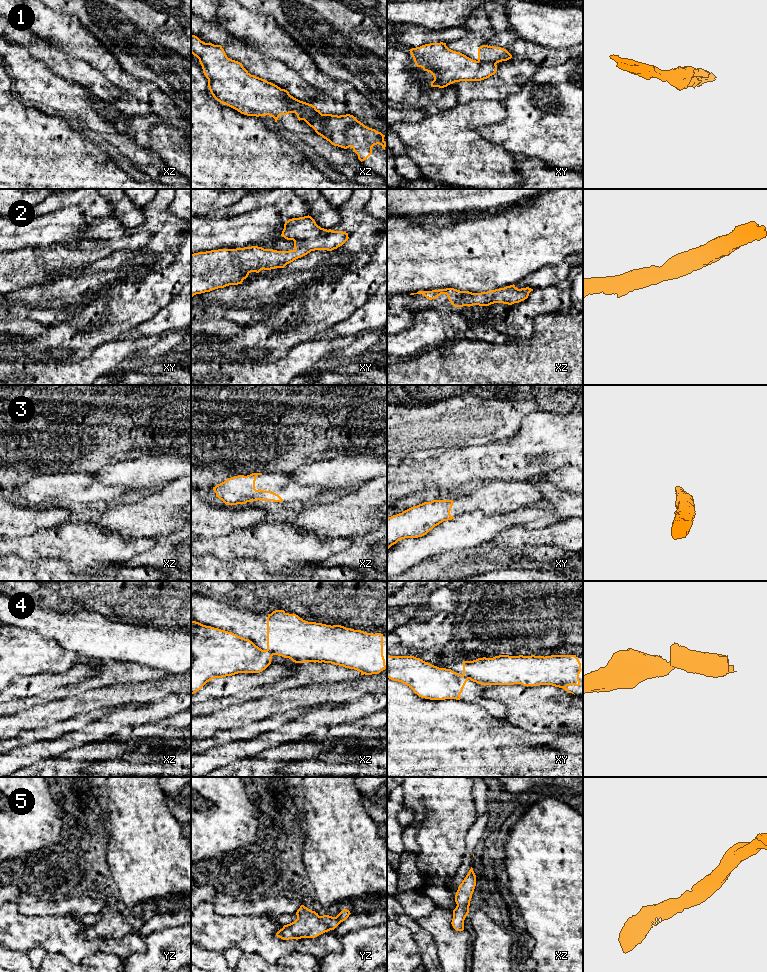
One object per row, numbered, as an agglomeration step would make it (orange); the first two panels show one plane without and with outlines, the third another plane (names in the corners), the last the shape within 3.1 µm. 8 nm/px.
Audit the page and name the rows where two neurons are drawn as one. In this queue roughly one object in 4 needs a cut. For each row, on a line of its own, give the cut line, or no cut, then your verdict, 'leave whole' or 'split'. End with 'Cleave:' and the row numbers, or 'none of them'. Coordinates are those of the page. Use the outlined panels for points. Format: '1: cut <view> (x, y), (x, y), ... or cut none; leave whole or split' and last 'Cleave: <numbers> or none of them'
1: cut xy (478, 60), (495, 64); split
2: cut none; leave whole
3: cut none; leave whole
4: cut xz (266, 650), (273, 654); split
5: cut none; leave whole
Cleave: 1, 4

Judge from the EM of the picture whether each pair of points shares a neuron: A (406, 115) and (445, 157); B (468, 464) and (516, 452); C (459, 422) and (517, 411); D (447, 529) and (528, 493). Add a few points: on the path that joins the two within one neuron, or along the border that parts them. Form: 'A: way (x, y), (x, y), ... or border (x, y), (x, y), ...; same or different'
A: border (416, 121), (397, 123); different
B: way (480, 462), (504, 461); same
C: way (473, 421), (501, 420), (503, 418); same
D: border (507, 510), (495, 513), (471, 511), (461, 515); different

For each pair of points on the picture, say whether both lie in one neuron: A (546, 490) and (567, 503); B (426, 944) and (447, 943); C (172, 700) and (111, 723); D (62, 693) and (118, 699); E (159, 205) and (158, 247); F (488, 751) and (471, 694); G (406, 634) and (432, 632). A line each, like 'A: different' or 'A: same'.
A: same
B: different
C: same
D: different
E: same
F: different
G: same

